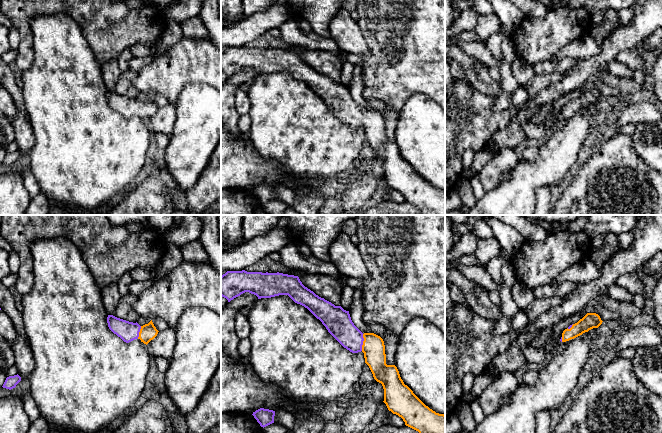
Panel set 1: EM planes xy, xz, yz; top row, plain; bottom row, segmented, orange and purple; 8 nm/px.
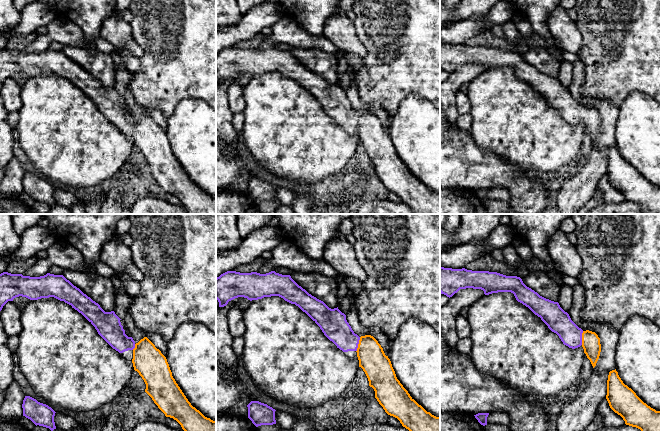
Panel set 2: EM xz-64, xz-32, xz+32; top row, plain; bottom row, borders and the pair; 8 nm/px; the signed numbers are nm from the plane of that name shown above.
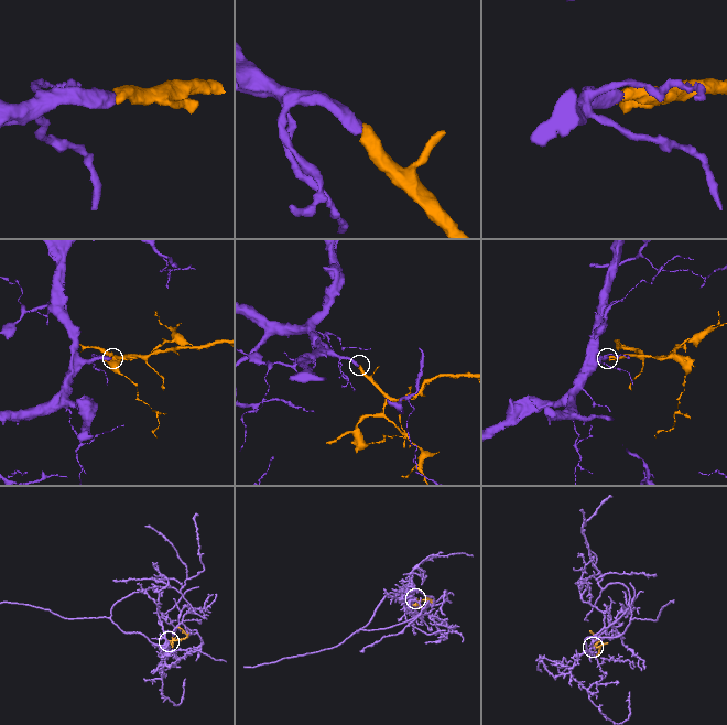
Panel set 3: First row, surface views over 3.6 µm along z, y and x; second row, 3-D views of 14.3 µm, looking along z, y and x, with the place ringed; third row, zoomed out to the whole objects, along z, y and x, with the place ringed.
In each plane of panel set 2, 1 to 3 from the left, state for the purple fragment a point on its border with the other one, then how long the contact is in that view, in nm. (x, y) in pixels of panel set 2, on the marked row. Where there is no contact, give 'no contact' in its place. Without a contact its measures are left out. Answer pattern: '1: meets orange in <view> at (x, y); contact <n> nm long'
1: meets orange in xz-64 at (135, 347); contact 50 nm long
2: meets orange in xz-32 at (358, 344); contact 120 nm long
3: meets orange in xz+32 at (582, 338); contact 110 nm long

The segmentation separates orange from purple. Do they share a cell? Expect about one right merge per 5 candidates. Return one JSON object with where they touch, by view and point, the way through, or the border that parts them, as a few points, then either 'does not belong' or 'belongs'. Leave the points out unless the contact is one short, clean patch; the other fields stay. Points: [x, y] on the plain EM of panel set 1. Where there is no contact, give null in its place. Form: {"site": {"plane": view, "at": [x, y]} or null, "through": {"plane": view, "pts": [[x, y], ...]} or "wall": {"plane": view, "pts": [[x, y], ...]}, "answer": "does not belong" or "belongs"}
{"site": {"plane": "xz", "at": [363, 118]}, "through": {"plane": "xz", "pts": [[373, 123], [369, 119], [363, 118], [357, 118], [339, 100]]}, "answer": "belongs"}

